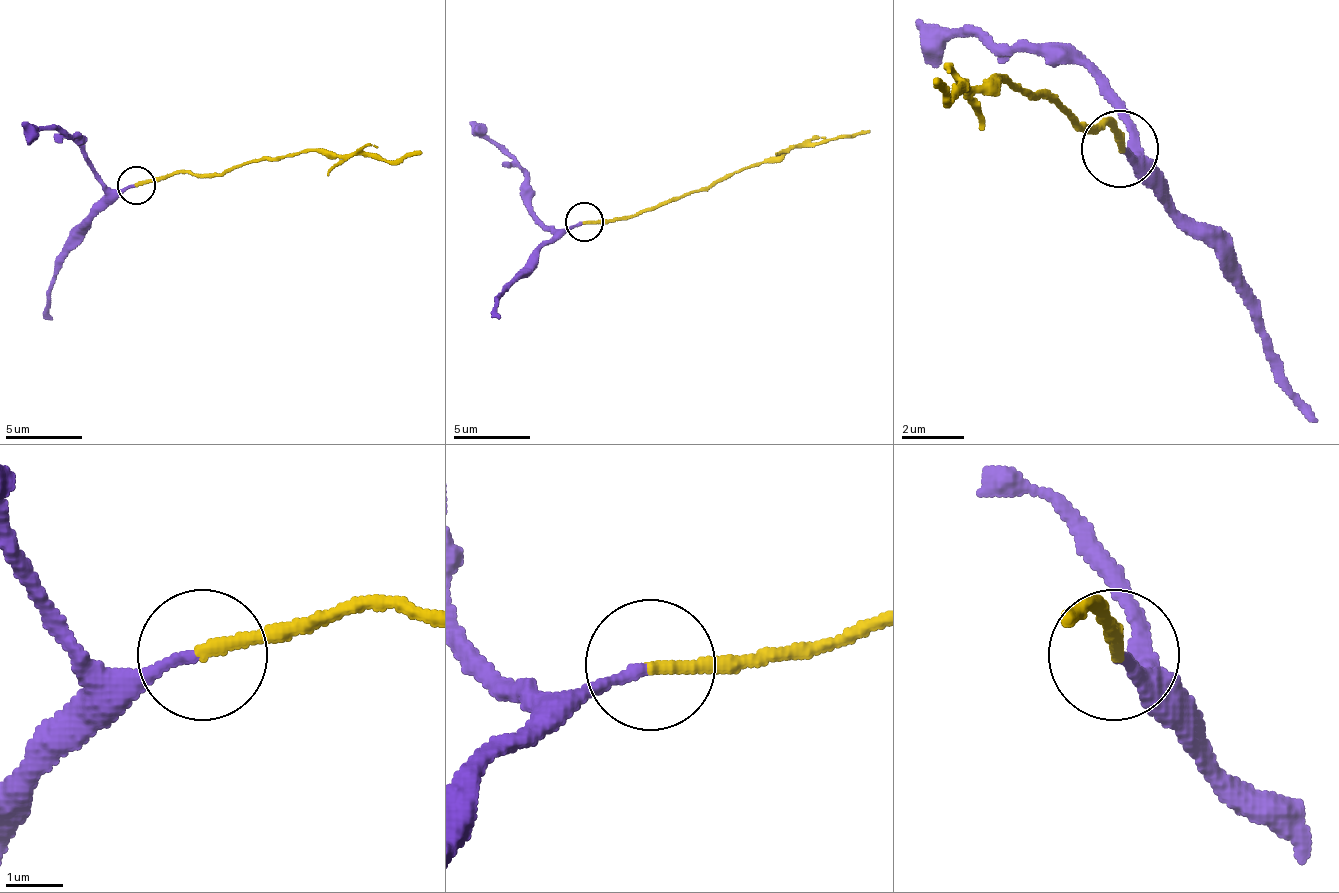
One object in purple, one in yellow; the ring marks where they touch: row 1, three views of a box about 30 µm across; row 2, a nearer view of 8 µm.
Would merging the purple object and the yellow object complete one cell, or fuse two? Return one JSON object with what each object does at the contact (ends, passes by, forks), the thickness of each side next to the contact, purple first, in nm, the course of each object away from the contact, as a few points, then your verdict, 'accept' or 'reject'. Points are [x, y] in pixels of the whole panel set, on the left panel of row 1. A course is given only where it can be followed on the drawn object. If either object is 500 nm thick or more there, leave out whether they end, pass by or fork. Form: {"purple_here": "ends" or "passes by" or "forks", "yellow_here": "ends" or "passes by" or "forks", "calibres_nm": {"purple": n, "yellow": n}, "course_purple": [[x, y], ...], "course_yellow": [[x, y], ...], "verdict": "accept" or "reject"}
{"purple_here": "ends", "yellow_here": "ends", "calibres_nm": {"purple": 170, "yellow": 240}, "course_purple": [[135, 186], [112, 194], [74, 236], [51, 289], [51, 320]], "course_yellow": [[135, 186], [170, 178], [220, 175], [262, 159], [288, 155], [327, 152], [407, 159], [422, 152]], "verdict": "accept"}

